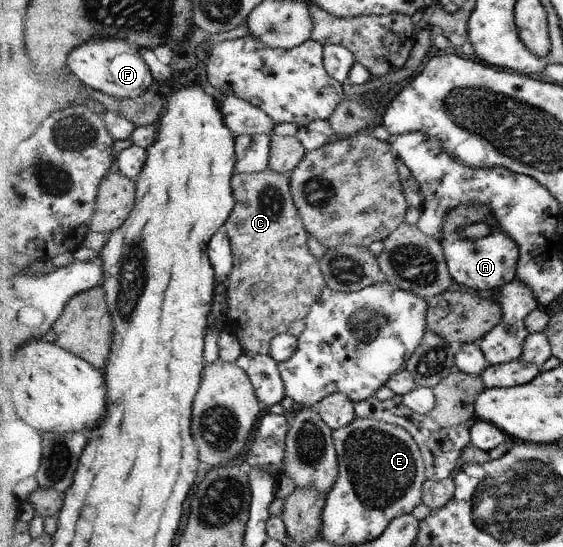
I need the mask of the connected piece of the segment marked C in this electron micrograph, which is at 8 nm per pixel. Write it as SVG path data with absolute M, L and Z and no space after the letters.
M270 169L257 173L236 173L236 206L231 219L226 223L235 254L234 272L228 278L228 301L232 308L232 325L247 352L268 355L271 343L284 333L292 332L327 287L327 280L317 259L306 244L309 235L304 228L293 201L289 185L289 175L276 174Z

